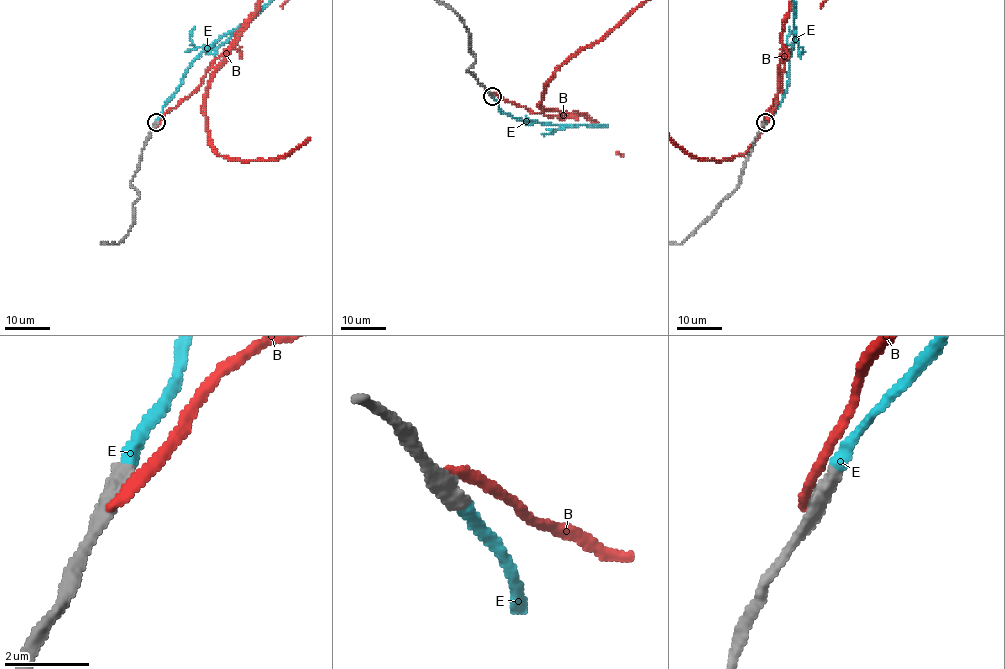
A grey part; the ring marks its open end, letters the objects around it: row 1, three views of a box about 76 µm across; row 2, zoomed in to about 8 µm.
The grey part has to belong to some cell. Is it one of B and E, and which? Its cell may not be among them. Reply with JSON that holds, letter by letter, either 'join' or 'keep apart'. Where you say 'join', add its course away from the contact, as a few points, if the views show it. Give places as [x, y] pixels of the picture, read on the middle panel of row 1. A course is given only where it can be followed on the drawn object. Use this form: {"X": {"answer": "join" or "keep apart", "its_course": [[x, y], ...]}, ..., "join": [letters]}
{"B": {"answer": "keep apart"}, "E": {"answer": "join"}, "join": ["E"]}

